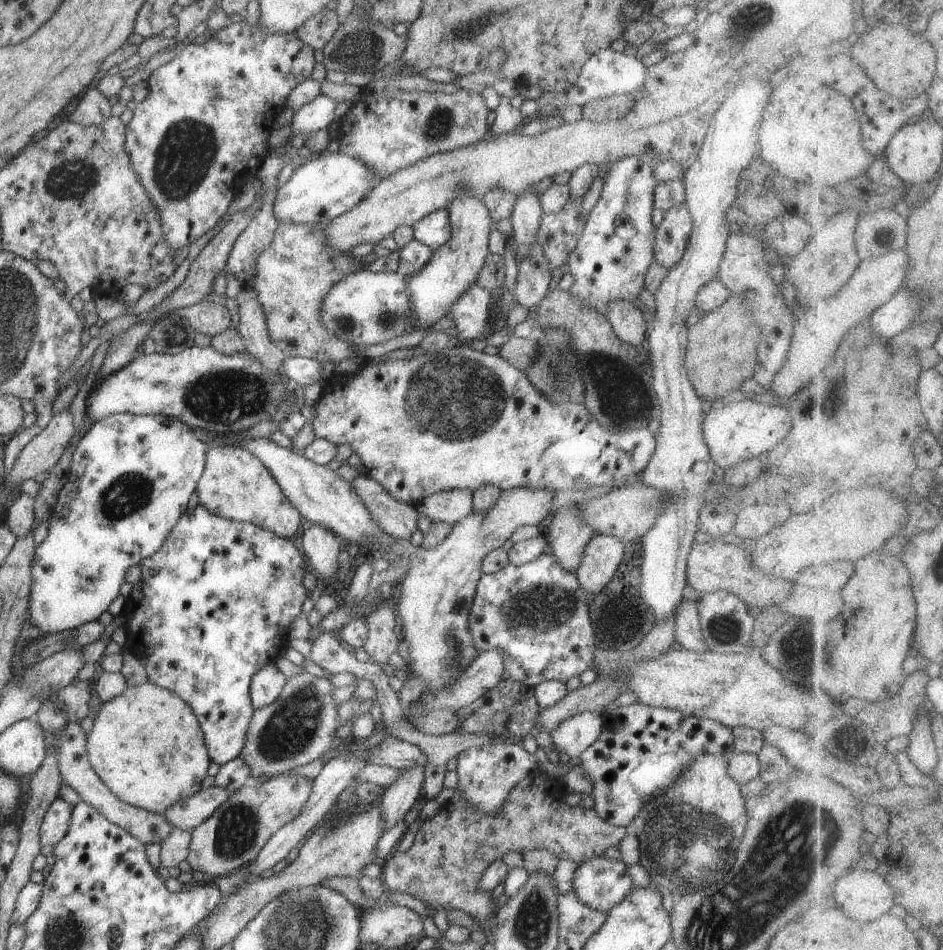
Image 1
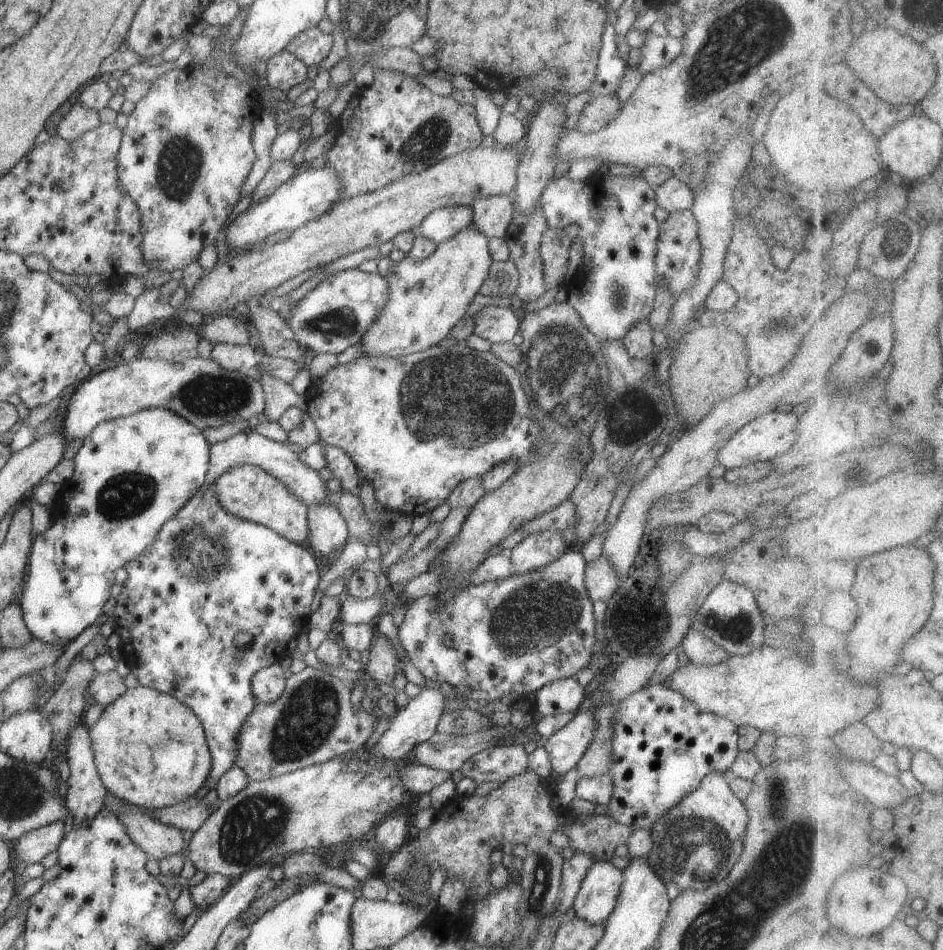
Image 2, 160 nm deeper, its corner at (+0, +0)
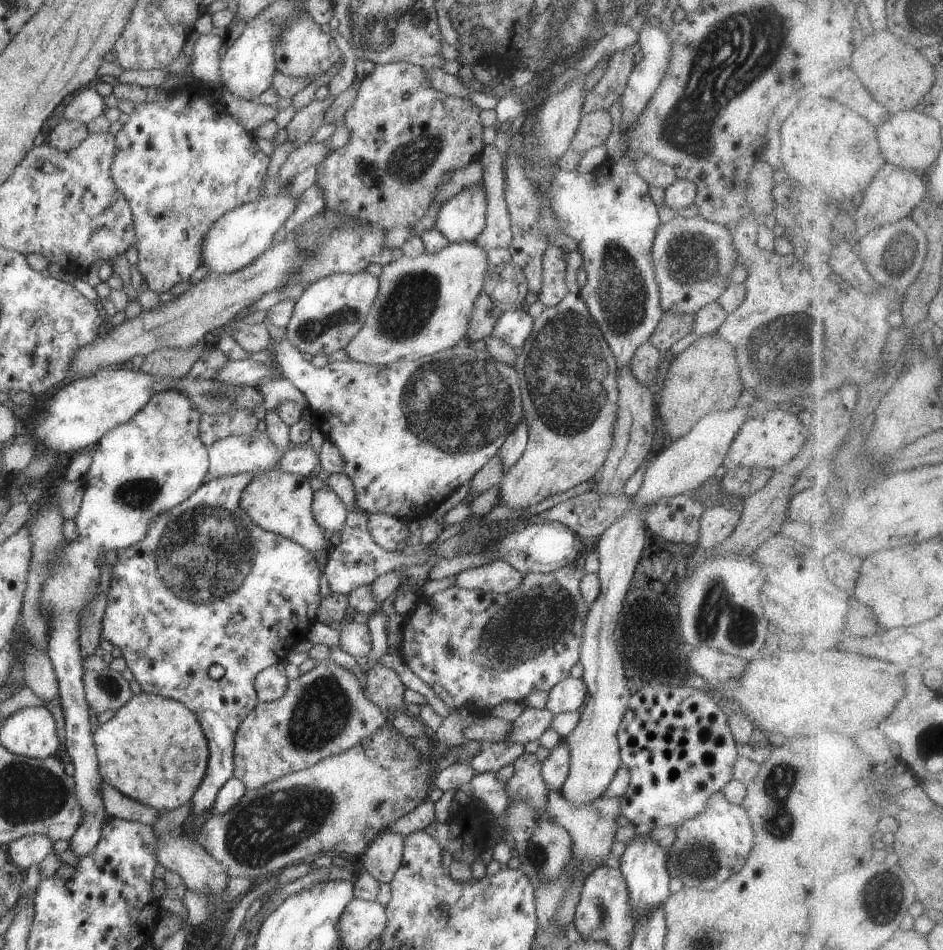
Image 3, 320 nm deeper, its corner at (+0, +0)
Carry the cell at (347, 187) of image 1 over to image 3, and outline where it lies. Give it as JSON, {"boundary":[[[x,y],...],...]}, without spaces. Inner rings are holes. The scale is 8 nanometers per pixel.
{"boundary":[[[289,186],[282,187],[273,197],[259,196],[258,200],[226,212],[217,222],[210,226],[206,240],[202,244],[202,262],[209,272],[230,274],[240,268],[244,269],[274,244],[274,235],[296,210],[300,196],[293,197]]]}

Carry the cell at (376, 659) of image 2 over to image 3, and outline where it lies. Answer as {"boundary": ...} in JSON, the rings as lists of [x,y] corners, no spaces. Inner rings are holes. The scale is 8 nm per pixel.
{"boundary":[[[377,663],[368,671],[365,682],[367,698],[380,708],[387,720],[392,721],[397,713],[406,711],[405,687],[392,668]]]}

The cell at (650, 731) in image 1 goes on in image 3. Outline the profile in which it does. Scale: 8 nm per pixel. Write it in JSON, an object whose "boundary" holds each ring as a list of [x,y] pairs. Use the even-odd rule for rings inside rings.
{"boundary":[[[650,684],[630,696],[617,734],[620,760],[629,774],[628,788],[619,800],[620,814],[636,826],[638,833],[646,834],[657,827],[677,828],[706,808],[710,794],[721,792],[733,780],[738,745],[730,731],[728,717],[713,697],[688,685]]]}

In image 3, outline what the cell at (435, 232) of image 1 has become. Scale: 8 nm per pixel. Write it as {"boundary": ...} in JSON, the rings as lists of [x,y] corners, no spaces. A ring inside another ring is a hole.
{"boundary":[[[478,184],[442,204],[434,228],[438,228],[438,232],[442,232],[442,236],[449,242],[475,242],[484,231],[484,226],[486,226],[486,190],[483,185]]]}

